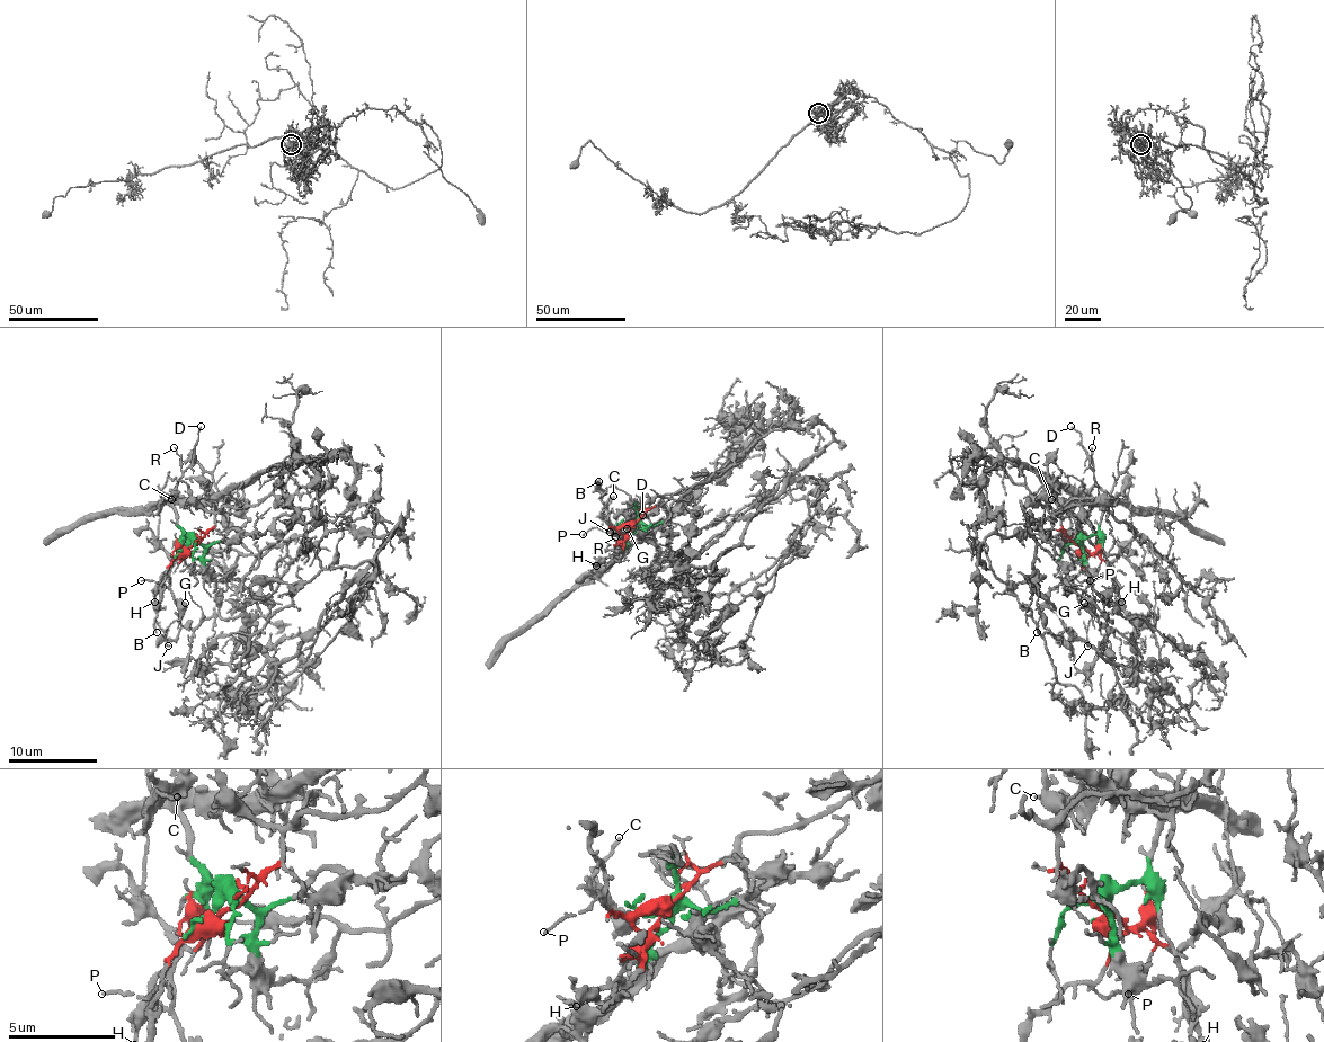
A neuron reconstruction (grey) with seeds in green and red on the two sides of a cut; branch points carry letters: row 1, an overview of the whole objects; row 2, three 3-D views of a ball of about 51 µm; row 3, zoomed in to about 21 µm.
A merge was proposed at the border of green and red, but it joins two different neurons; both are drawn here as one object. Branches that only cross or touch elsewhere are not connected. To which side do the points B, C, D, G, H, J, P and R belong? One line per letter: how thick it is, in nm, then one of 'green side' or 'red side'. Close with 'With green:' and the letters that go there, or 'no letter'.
B: 140 nm | red side
C: 130 nm | green side
D: 130 nm | green side
G: 440 nm | red side
H: 140 nm | red side
J: 150 nm | red side
P: 130 nm | red side
R: 150 nm | green side
With green: C, D, R

